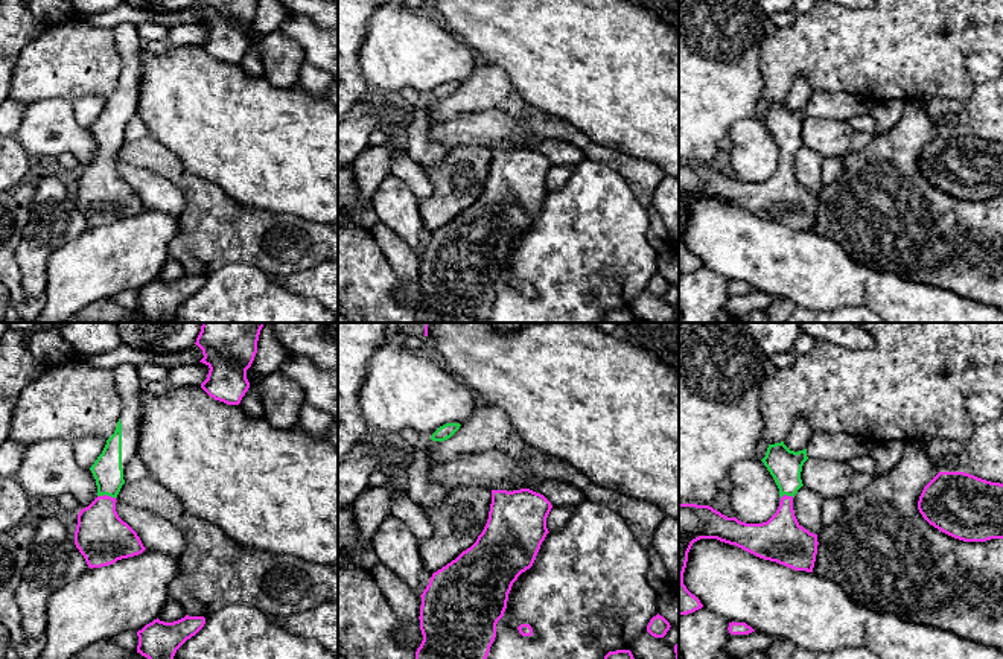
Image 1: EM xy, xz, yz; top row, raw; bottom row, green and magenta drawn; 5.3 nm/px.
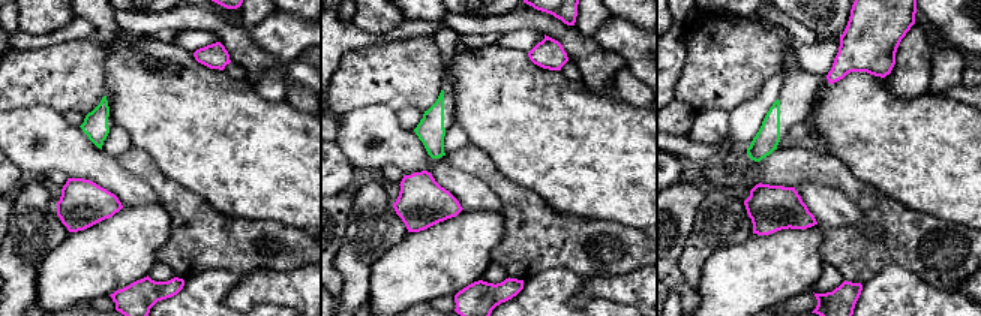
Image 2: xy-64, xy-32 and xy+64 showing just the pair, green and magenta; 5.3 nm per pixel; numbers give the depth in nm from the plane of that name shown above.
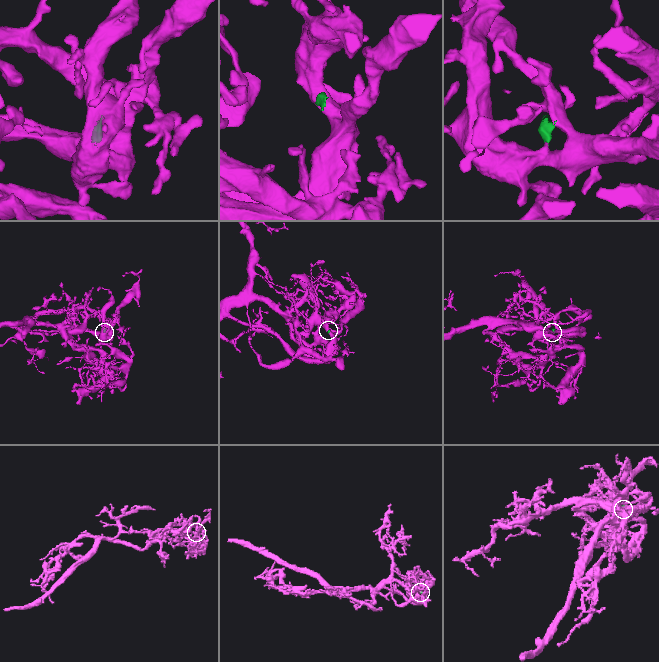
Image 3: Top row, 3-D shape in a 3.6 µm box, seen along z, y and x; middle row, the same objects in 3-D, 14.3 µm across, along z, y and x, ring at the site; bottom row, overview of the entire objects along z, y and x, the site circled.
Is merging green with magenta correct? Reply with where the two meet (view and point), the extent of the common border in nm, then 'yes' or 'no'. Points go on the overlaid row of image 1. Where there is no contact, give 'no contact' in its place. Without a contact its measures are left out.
xy (107, 495) | 100 nm | yes

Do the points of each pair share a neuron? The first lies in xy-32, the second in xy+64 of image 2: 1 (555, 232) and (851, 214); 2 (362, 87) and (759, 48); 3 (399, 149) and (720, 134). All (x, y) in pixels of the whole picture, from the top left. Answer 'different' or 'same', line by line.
1: different
2: same
3: same

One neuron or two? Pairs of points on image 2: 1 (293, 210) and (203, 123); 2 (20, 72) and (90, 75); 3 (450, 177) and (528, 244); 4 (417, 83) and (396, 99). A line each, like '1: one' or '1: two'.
1: one
2: one
3: two
4: one

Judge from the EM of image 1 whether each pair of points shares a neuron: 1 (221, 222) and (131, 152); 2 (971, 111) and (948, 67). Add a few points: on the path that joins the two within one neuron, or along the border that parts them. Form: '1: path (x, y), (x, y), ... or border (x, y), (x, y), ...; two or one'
1: path (203, 200), (166, 163), (154, 155); one
2: border (976, 85), (965, 99), (942, 99), (930, 95); two

